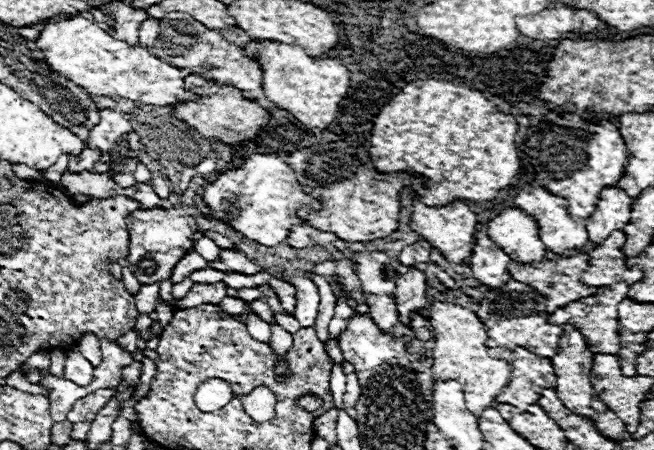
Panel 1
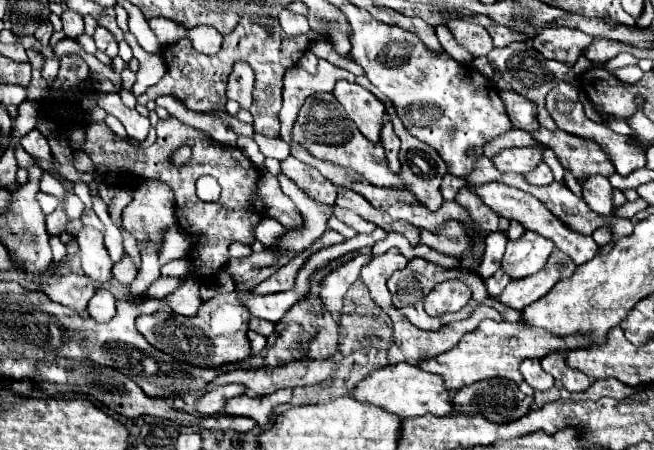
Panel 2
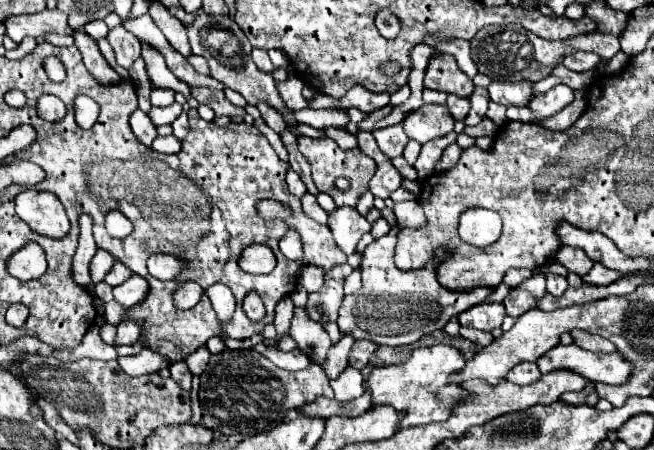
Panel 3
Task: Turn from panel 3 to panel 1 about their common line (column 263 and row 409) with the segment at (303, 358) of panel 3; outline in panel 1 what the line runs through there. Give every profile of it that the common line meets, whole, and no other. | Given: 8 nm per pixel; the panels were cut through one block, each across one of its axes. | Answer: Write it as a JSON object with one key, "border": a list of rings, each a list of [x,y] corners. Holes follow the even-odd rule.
{"border":[[[342,362],[340,364],[342,366],[342,370],[344,370],[344,374],[346,374],[346,392],[344,392],[344,410],[348,412],[348,416],[356,416],[356,410],[354,410],[354,406],[356,406],[356,400],[358,400],[358,396],[360,396],[360,384],[358,384],[358,376],[356,376],[356,372],[354,372],[354,368],[352,368],[352,364],[348,364],[348,362]]]}

